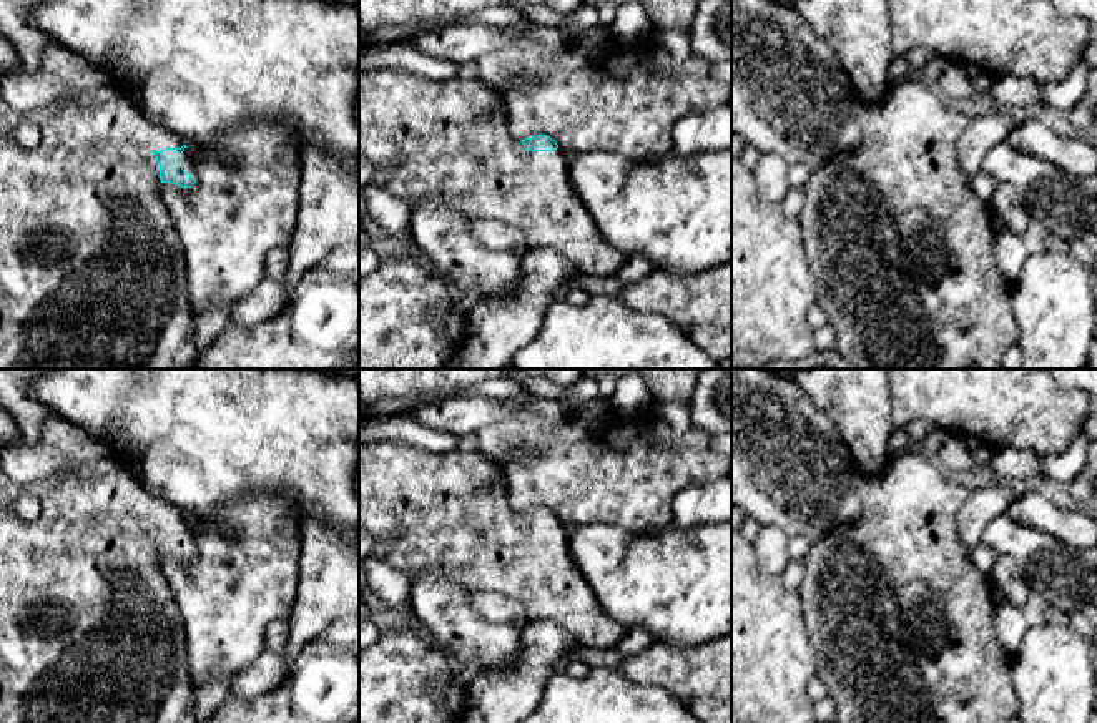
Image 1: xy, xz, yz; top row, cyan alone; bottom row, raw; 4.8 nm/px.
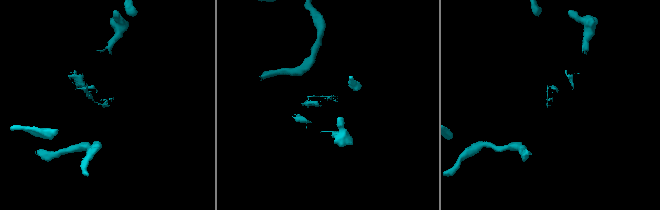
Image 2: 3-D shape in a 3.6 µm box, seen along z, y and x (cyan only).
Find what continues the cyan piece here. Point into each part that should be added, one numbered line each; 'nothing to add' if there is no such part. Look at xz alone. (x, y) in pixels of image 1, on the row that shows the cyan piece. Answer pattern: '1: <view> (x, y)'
1: xz (451, 138)

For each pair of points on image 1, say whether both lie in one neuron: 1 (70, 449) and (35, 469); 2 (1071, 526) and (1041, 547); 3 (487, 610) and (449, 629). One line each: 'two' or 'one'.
1: one
2: two
3: two

